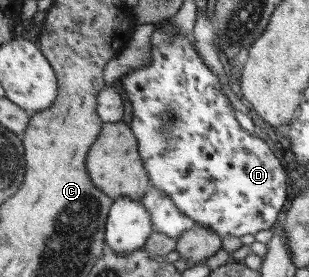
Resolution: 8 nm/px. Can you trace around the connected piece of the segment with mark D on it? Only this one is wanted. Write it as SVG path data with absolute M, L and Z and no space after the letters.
M172 18L154 24L156 31L152 37L152 63L148 67L138 68L122 77L124 91L128 101L132 105L132 120L130 126L136 138L139 140L139 149L145 162L145 167L150 173L151 181L160 190L166 191L175 202L175 205L182 210L185 215L192 217L198 224L198 228L213 228L221 238L226 234L234 236L244 236L244 234L256 234L260 230L270 230L276 222L281 222L280 212L288 200L288 188L286 188L286 170L278 156L272 152L272 148L262 140L262 136L248 134L240 122L234 116L236 106L233 106L232 98L229 98L228 91L222 86L221 79L206 65L206 60L202 59L201 52L198 52L195 35L186 35L186 32L178 31L178 27L172 25Z

